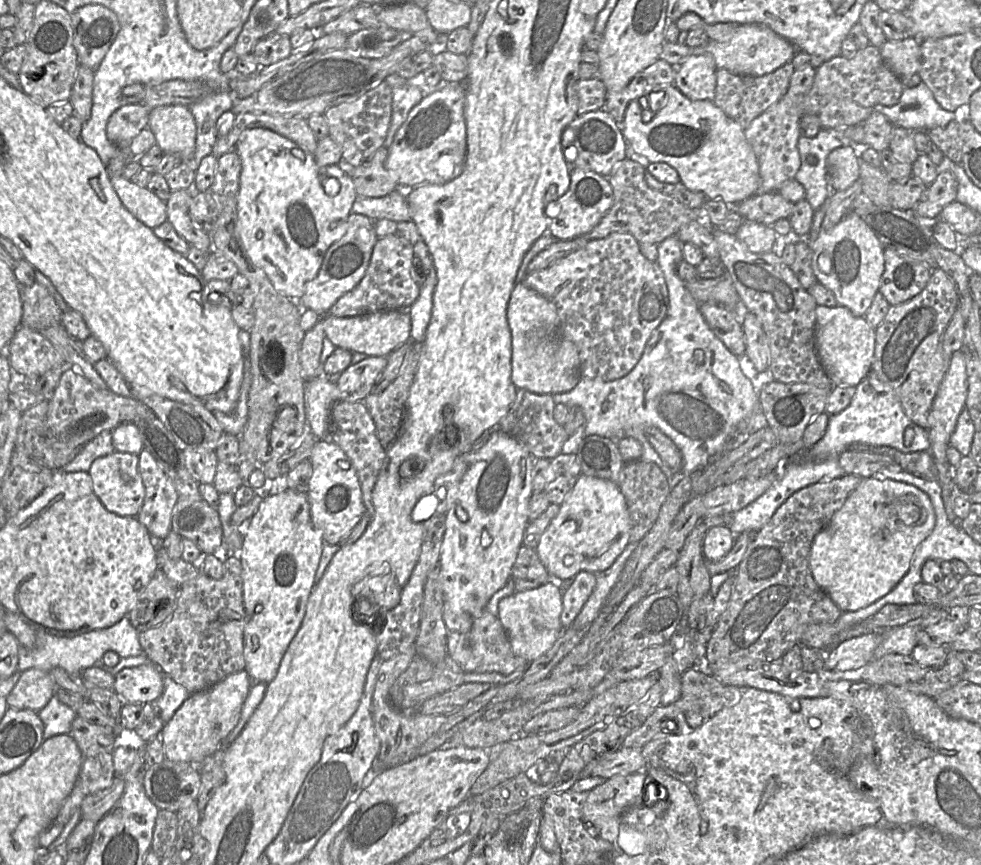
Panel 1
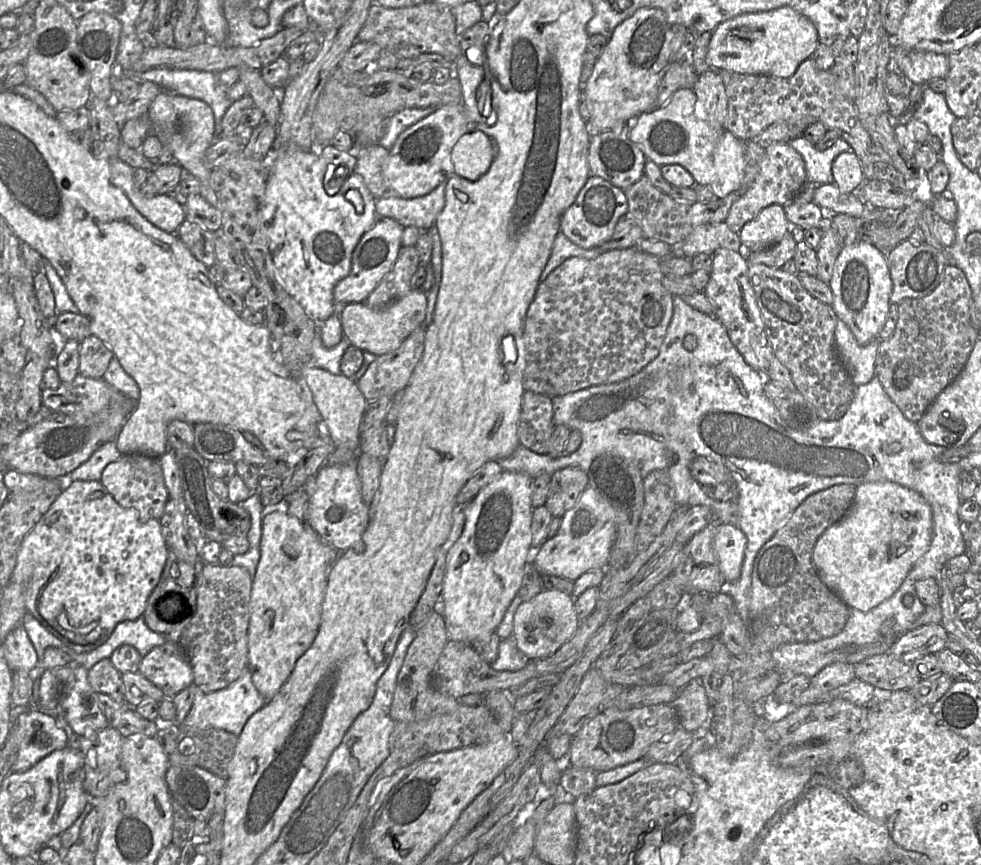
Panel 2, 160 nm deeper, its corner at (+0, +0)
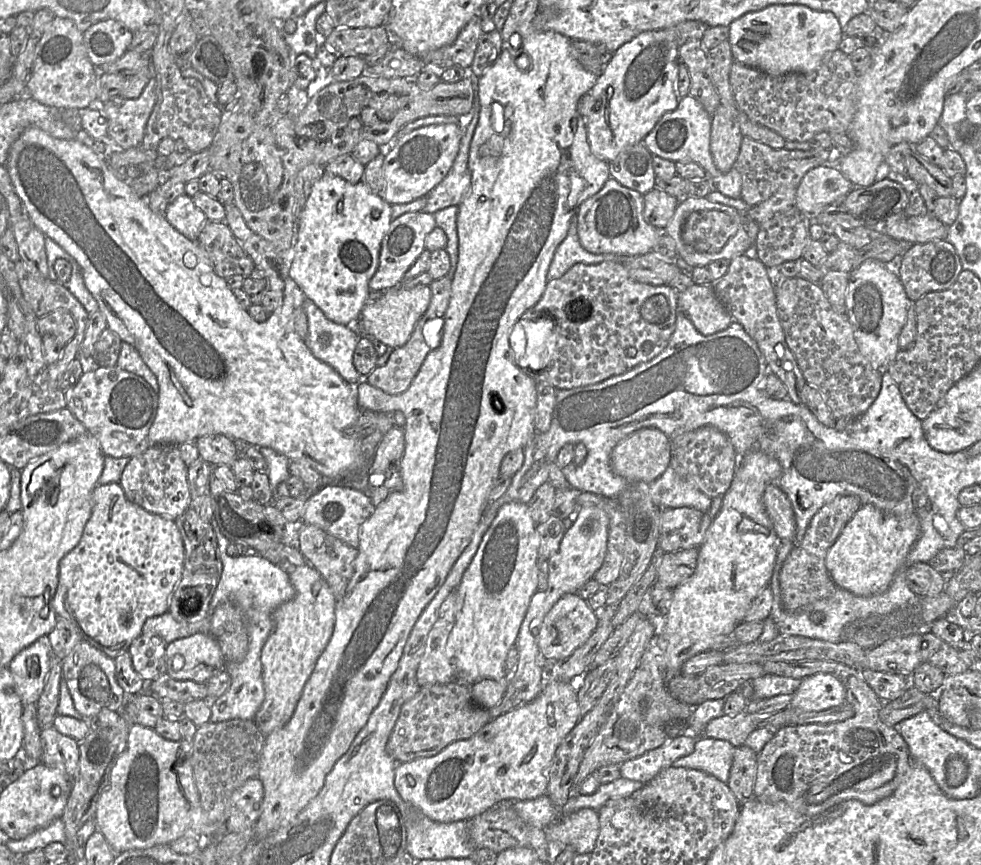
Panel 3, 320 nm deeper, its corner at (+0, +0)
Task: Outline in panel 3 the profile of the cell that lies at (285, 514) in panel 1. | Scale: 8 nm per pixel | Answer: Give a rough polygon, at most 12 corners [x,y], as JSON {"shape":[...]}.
{"shape":[[309,563],[261,651],[265,736],[291,719],[329,643],[336,599]]}

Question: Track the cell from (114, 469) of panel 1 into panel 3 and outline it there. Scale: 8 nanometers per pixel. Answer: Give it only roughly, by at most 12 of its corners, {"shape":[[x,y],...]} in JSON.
{"shape":[[178,445],[130,458],[118,483],[132,503],[172,520],[190,505]]}

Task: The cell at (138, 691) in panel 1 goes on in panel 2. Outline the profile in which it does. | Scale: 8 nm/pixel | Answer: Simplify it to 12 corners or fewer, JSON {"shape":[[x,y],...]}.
{"shape":[[167,640],[138,673],[159,687],[162,722],[175,722],[171,698],[193,684],[182,648]]}

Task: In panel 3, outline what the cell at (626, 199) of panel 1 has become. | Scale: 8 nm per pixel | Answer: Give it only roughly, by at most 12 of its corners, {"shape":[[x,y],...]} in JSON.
{"shape":[[744,136],[734,165],[754,206],[798,188],[832,149],[774,149]]}

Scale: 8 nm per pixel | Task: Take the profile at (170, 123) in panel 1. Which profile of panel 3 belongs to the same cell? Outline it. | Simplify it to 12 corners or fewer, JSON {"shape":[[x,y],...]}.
{"shape":[[38,127],[5,167],[157,377],[152,445],[221,434],[368,494],[355,385],[234,204],[256,322],[105,155]]}

